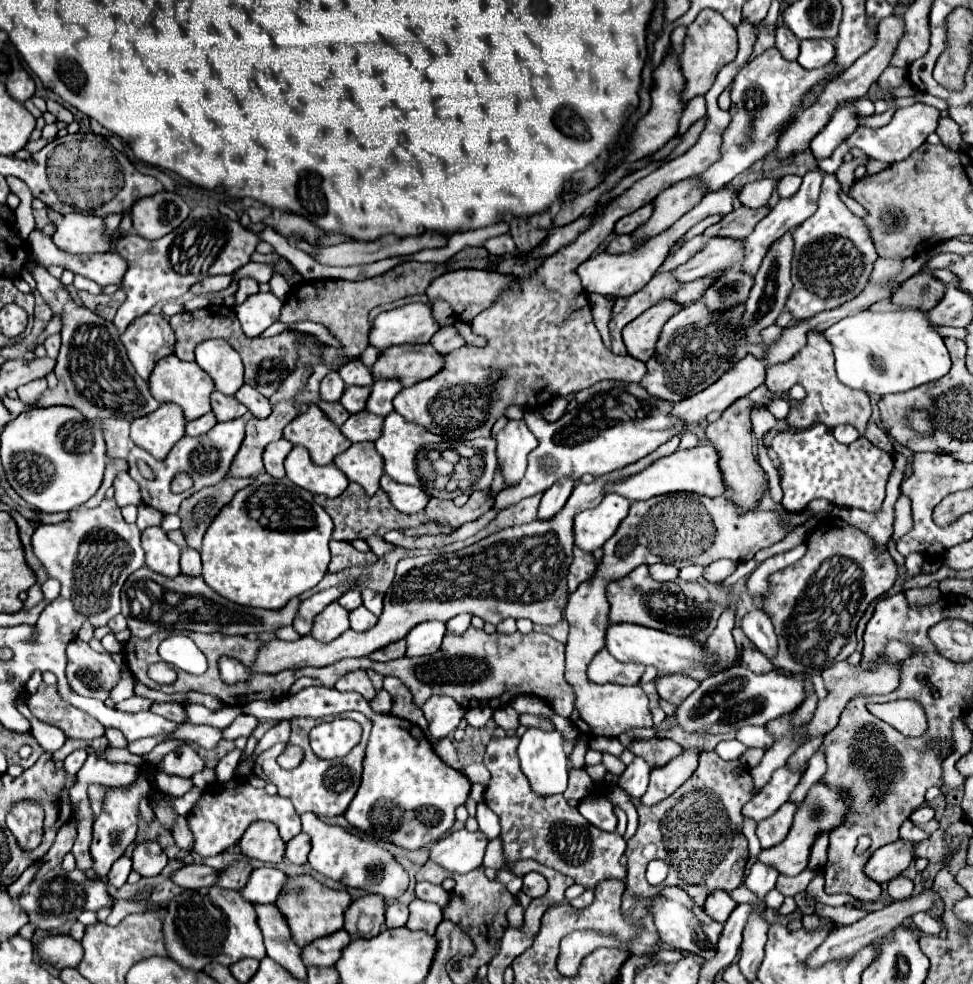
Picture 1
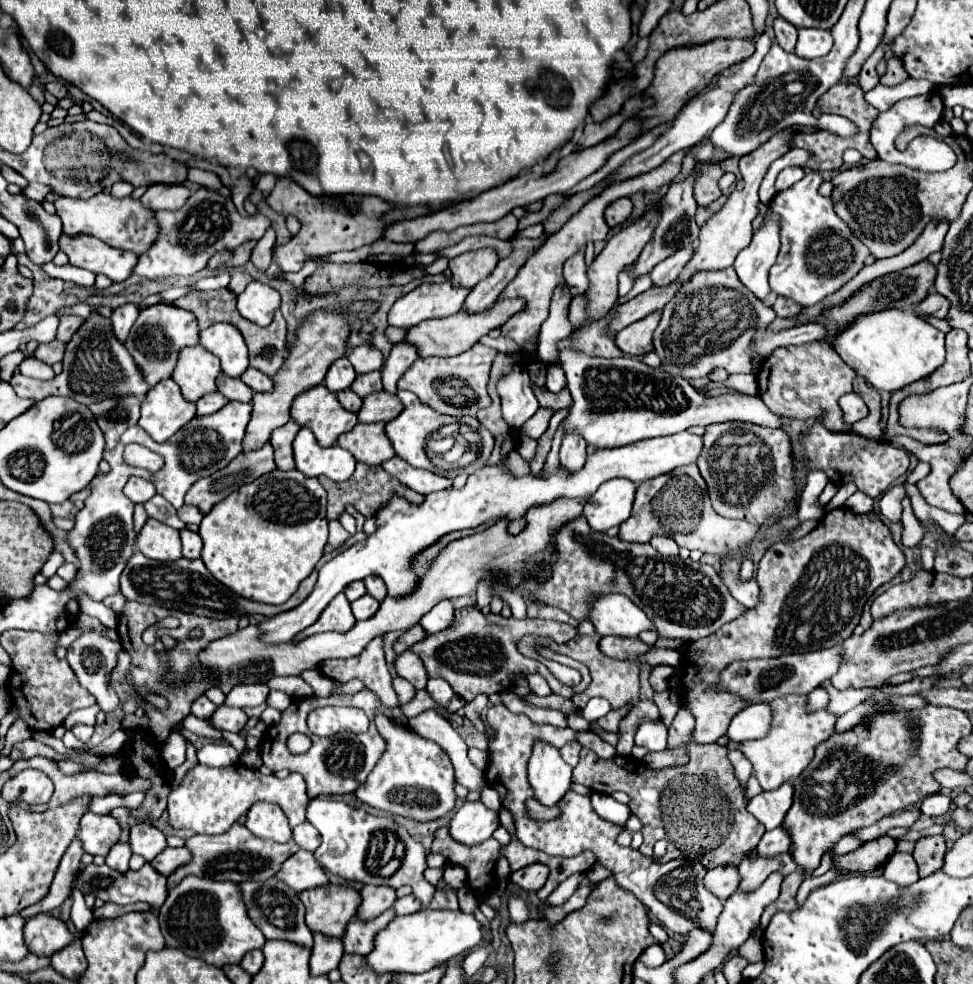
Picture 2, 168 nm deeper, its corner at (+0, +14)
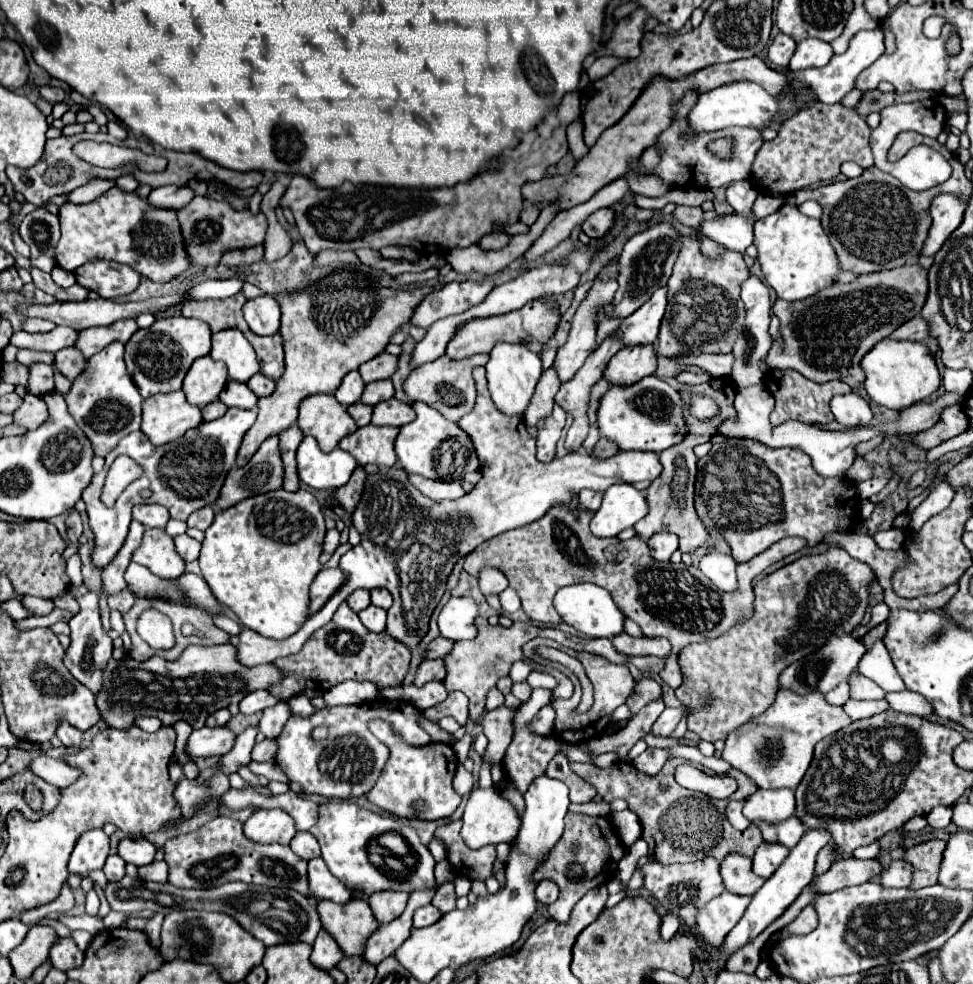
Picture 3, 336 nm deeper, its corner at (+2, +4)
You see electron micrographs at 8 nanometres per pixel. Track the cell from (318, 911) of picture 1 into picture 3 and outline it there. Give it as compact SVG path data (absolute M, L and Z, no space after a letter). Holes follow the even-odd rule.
M320 900L316 904L322 928L336 940L346 956L360 956L364 940L378 928L370 906L364 900L350 900L346 904L336 904Z

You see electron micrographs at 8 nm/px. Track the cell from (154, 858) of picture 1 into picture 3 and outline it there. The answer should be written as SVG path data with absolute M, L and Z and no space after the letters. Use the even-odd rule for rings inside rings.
M124 838L118 844L118 854L130 864L146 866L146 864L154 862L156 846L146 838Z

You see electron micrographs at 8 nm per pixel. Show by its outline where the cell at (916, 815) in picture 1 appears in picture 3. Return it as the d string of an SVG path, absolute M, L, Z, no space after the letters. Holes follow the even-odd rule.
M936 806L932 808L932 812L926 816L928 824L932 828L946 828L950 824L950 818L952 818L952 808L950 806Z

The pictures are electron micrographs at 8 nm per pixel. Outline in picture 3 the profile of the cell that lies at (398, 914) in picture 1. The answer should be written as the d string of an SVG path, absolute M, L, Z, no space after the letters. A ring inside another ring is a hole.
M432 904L428 906L422 906L414 912L414 928L424 928L424 926L430 926L434 924L436 920L440 920L442 912L436 912L436 908Z

